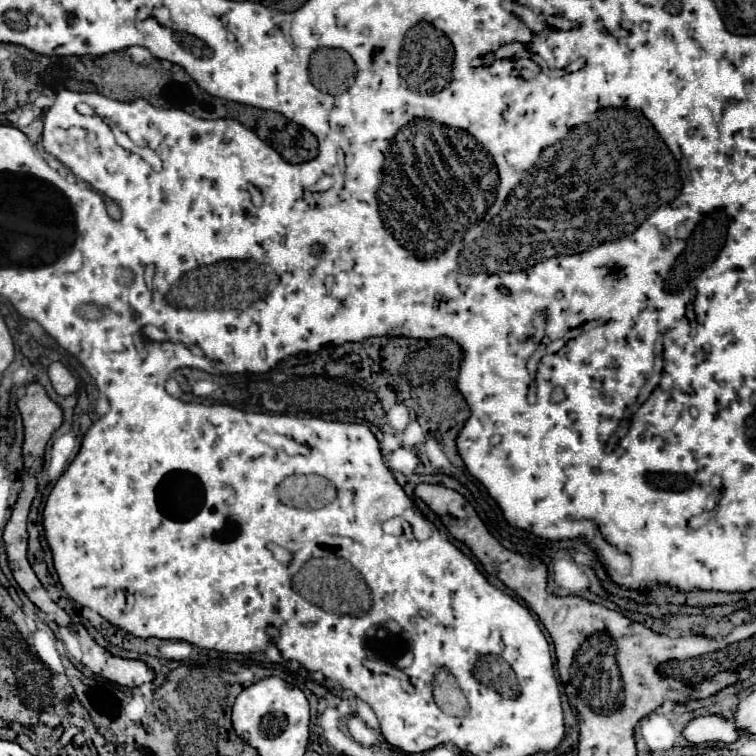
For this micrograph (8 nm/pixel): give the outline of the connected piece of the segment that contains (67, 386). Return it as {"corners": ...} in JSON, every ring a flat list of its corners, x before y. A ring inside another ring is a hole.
{"corners":[[53,361,48,366,48,375,59,395,73,395,77,391,77,378,61,361]]}

